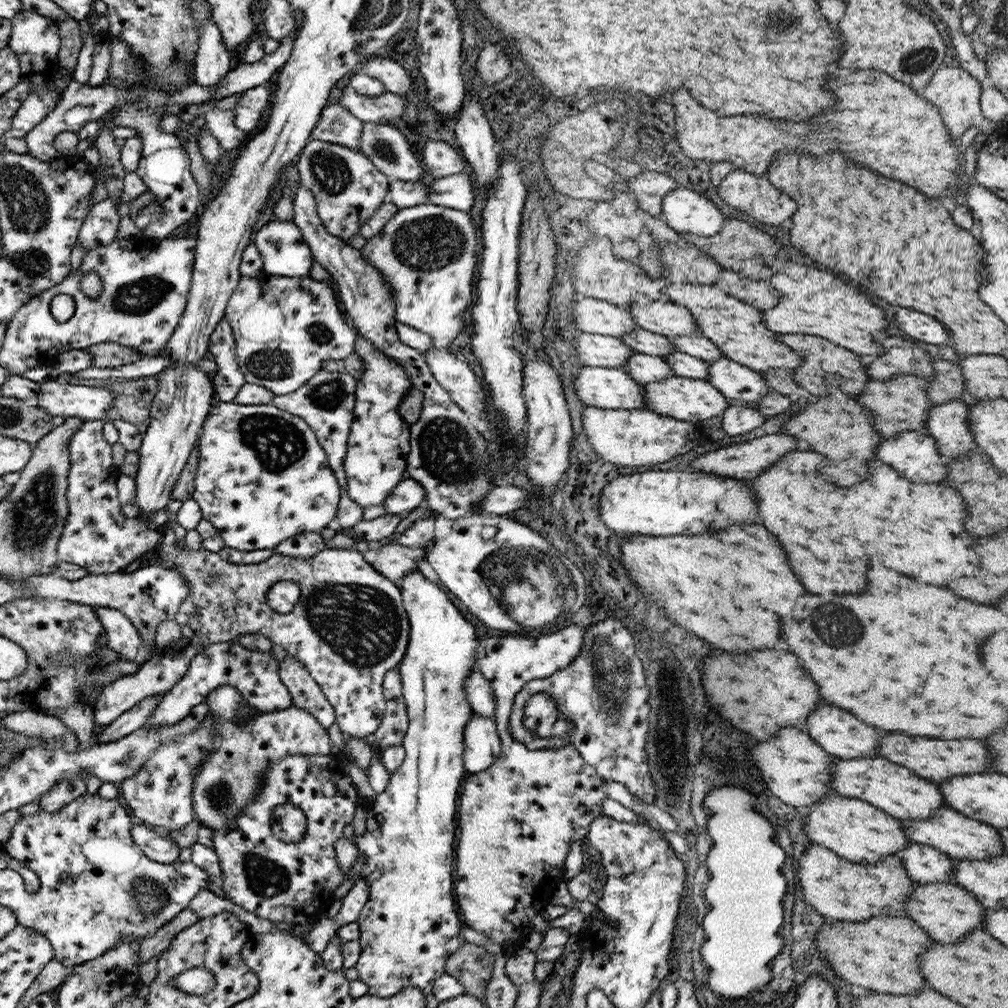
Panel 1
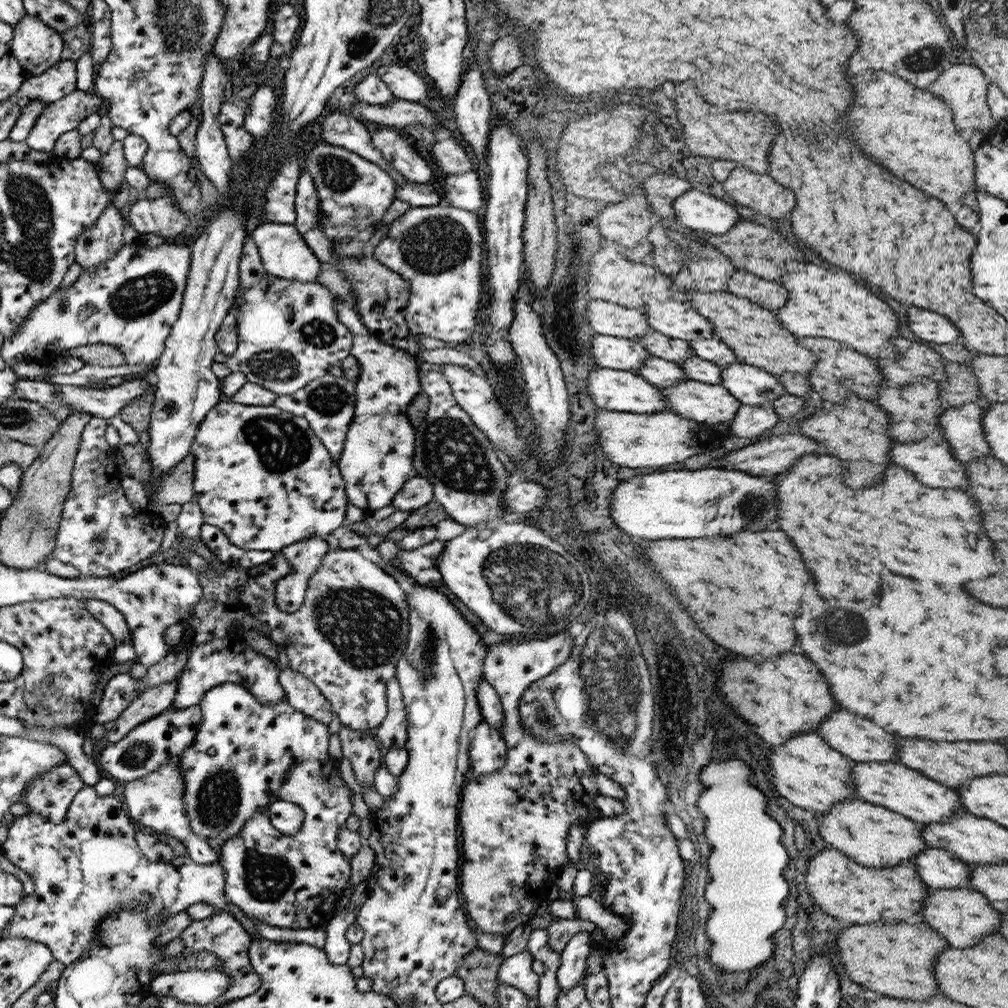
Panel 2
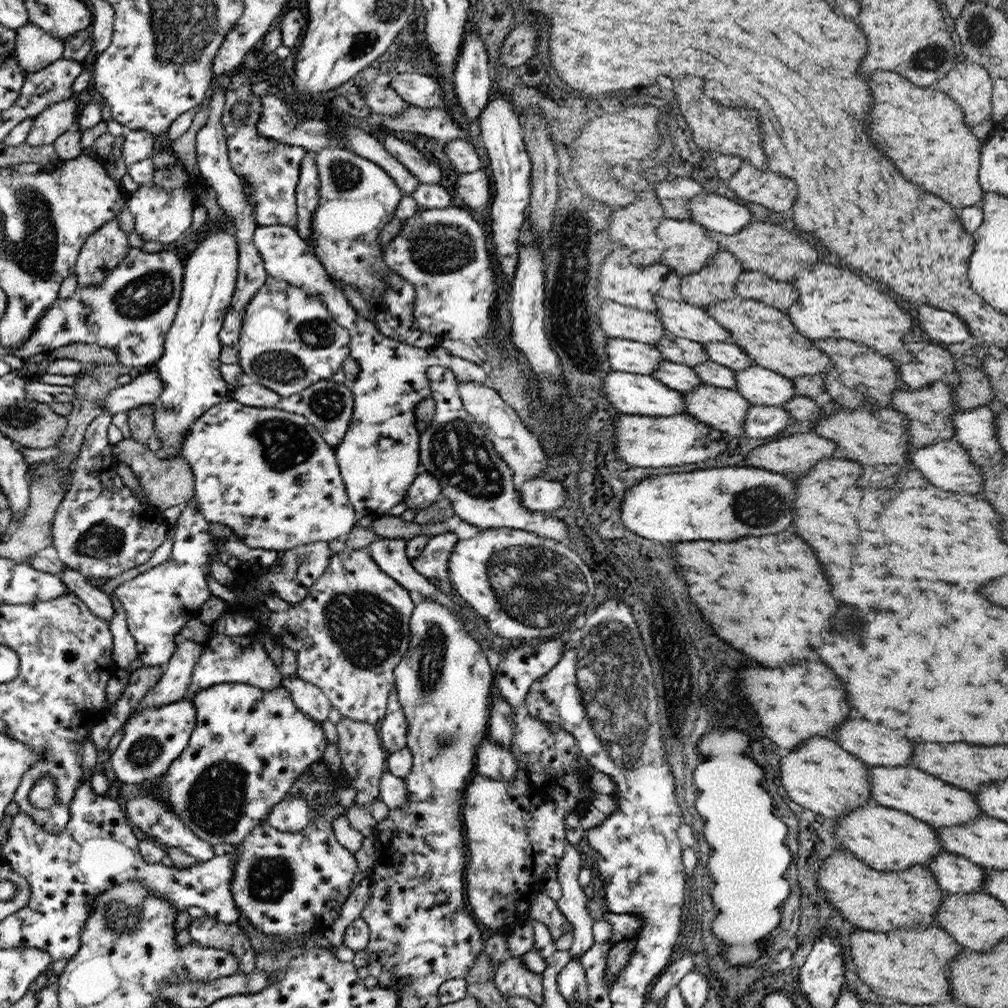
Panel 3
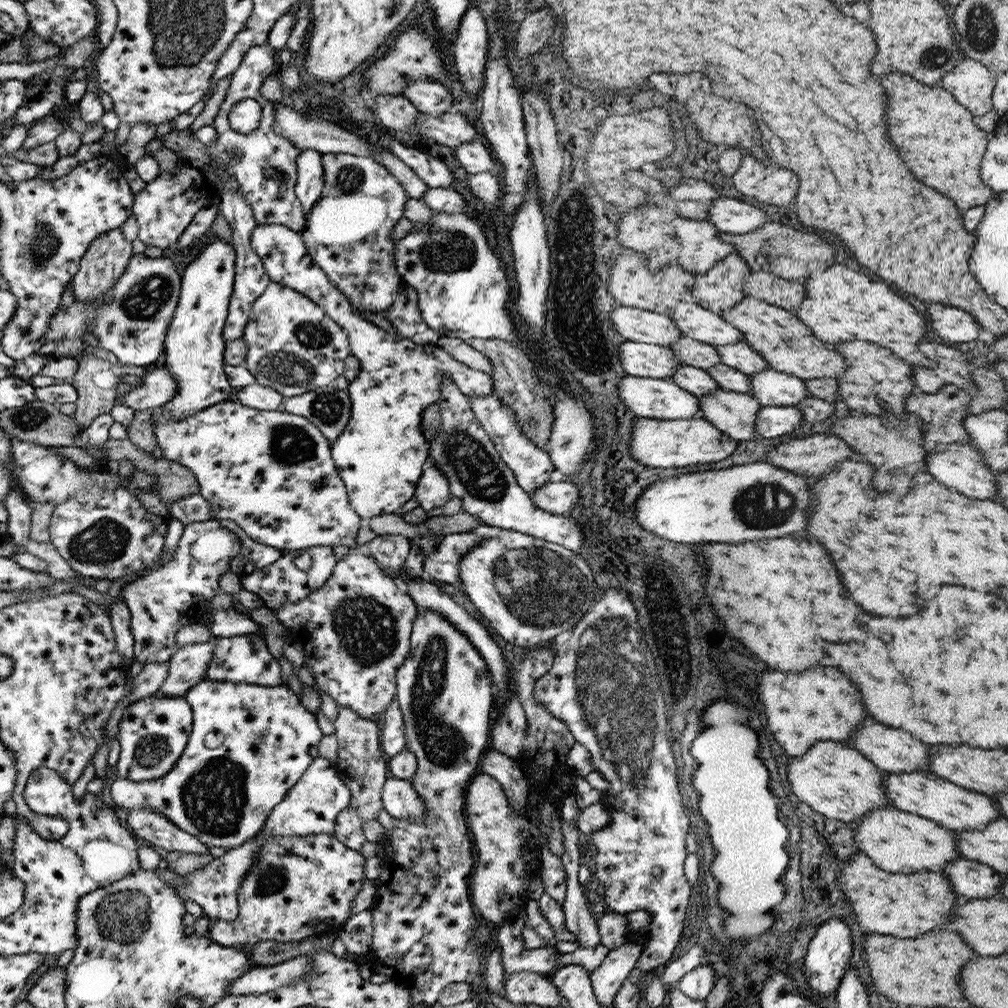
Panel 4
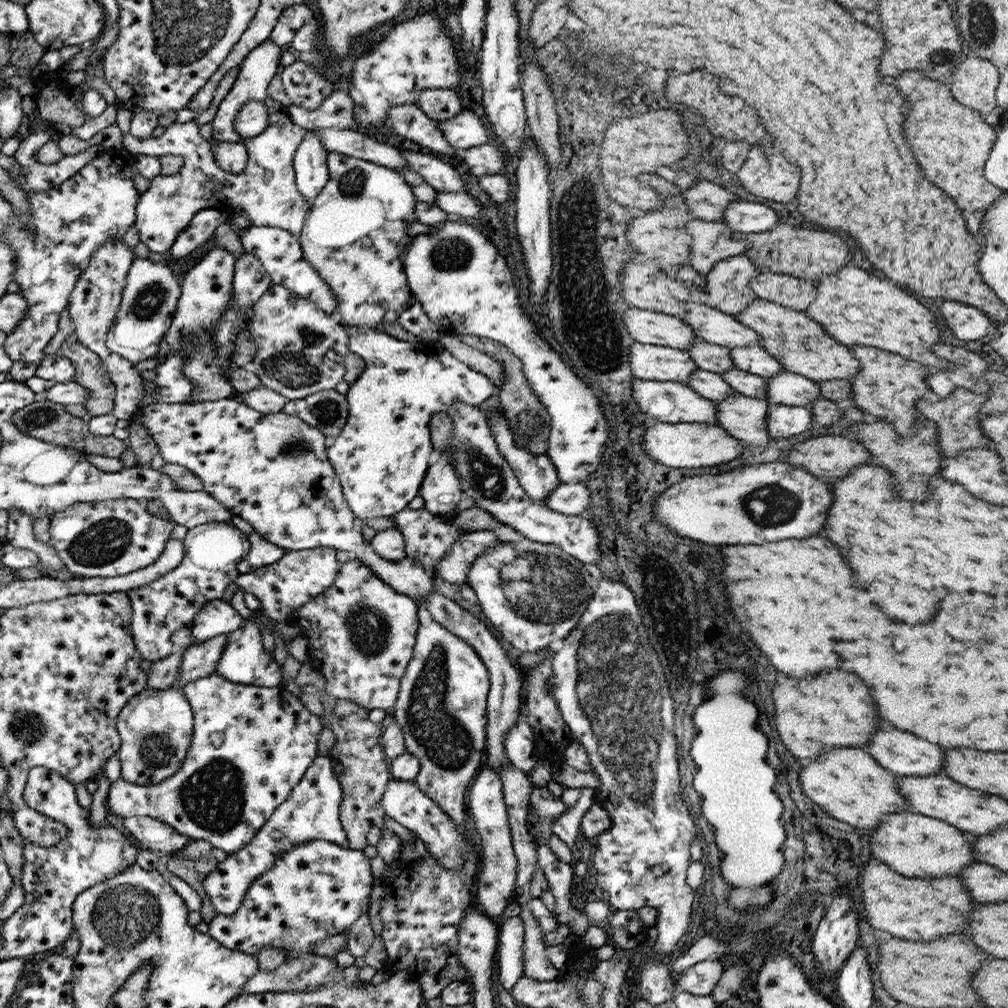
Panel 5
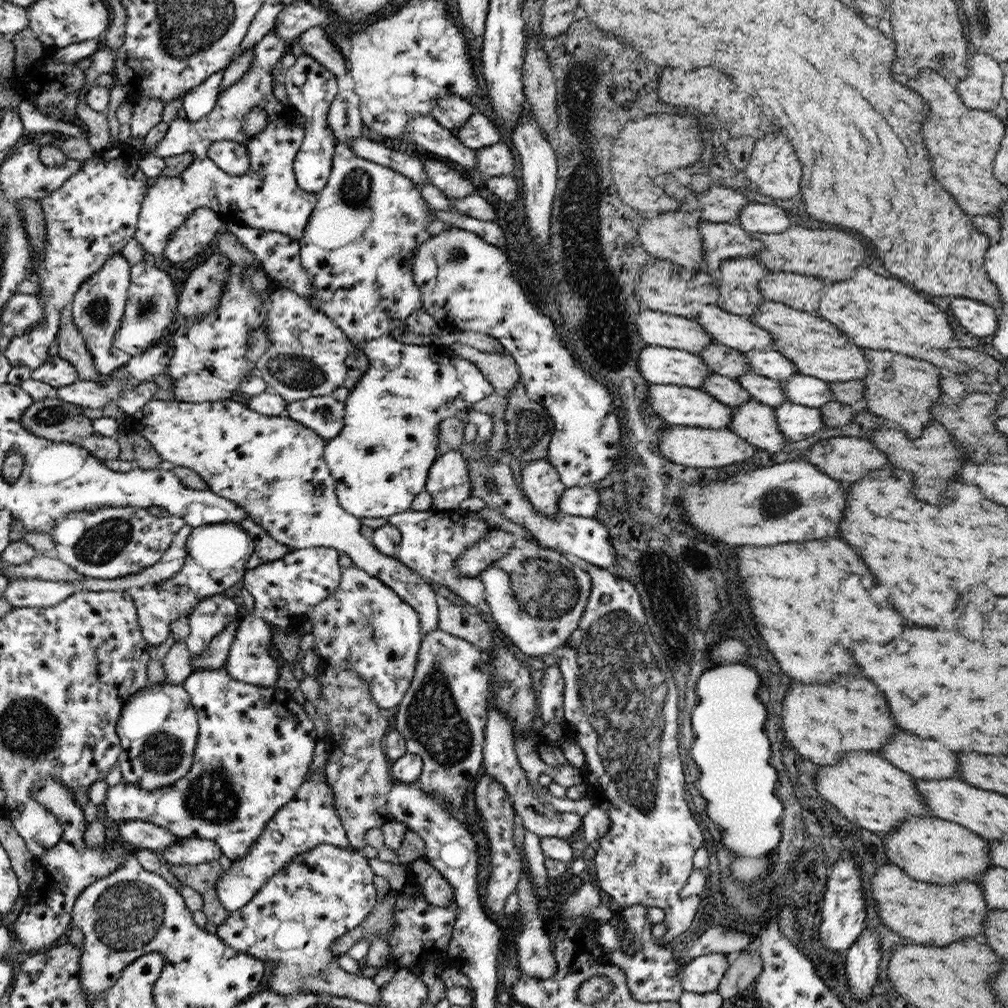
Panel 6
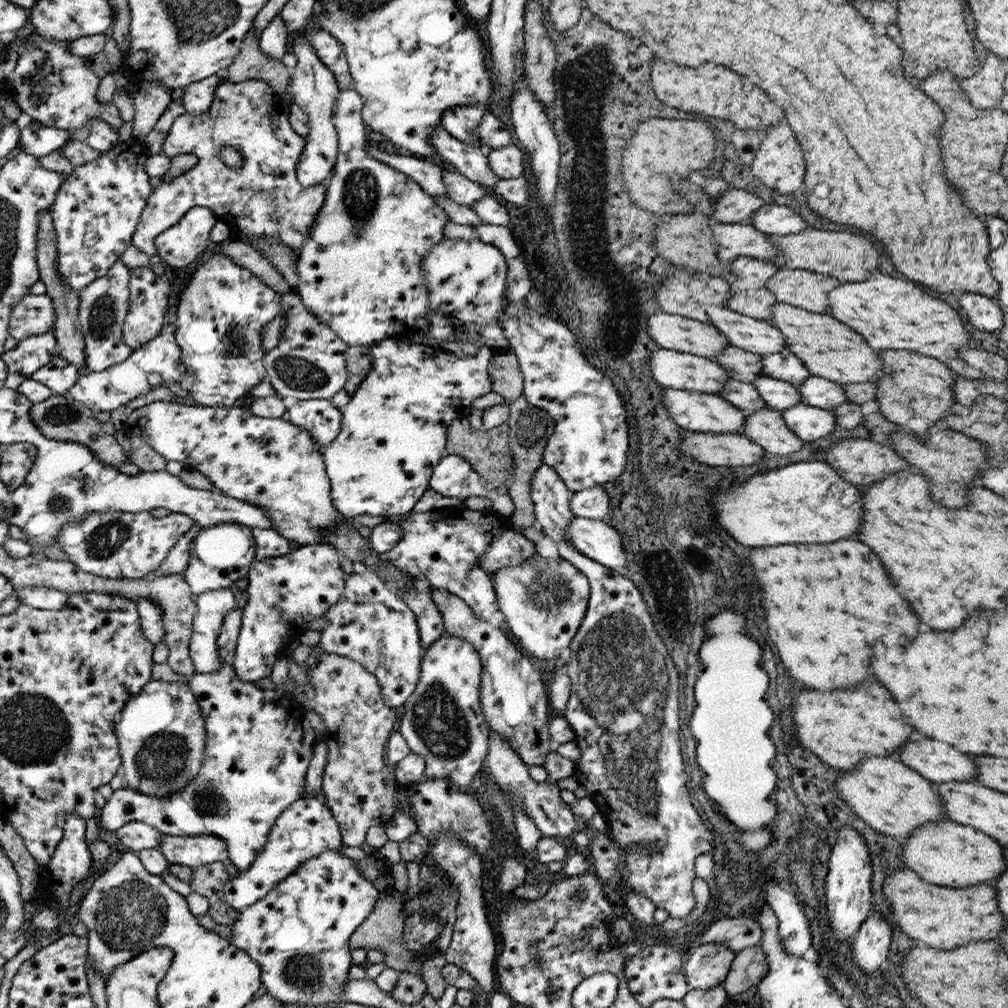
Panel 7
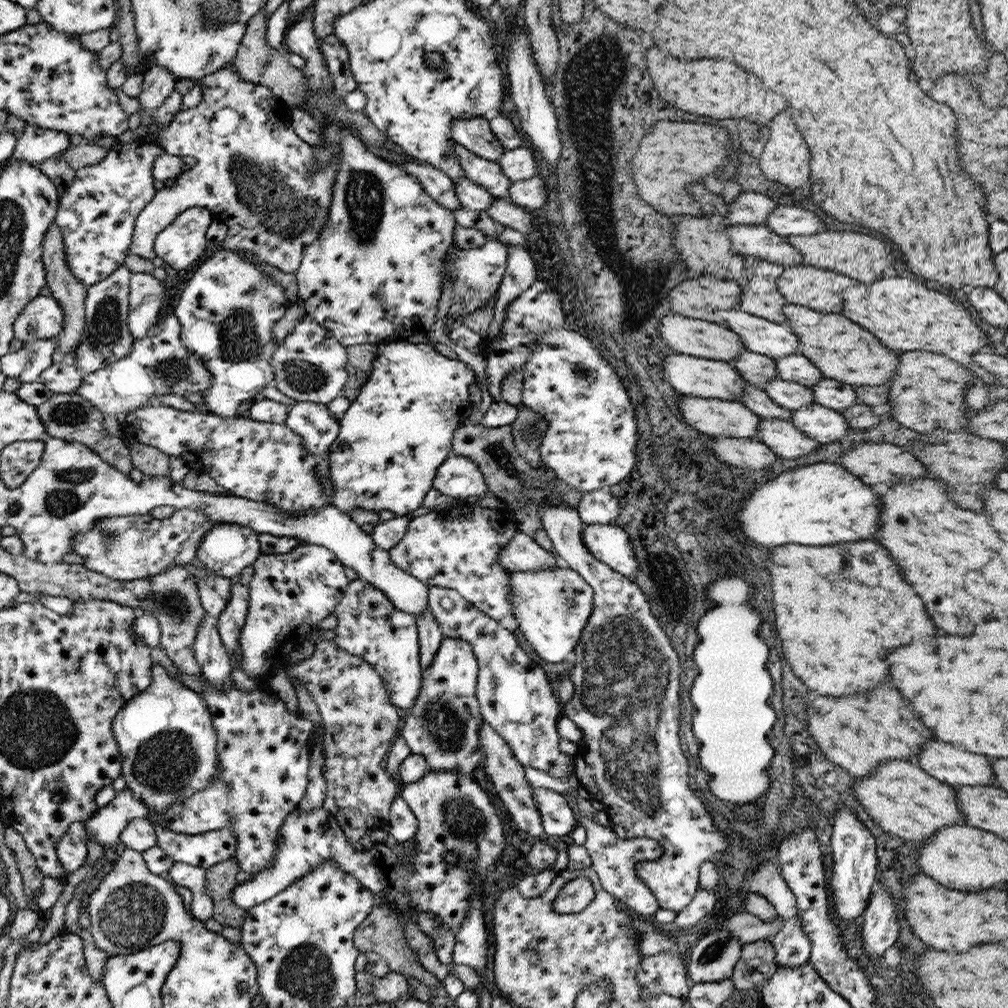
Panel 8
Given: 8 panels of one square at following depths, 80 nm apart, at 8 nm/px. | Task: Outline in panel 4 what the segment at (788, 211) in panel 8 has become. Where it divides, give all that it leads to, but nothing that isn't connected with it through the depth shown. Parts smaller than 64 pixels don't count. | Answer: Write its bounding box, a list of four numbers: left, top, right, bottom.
[705,198,769,235]

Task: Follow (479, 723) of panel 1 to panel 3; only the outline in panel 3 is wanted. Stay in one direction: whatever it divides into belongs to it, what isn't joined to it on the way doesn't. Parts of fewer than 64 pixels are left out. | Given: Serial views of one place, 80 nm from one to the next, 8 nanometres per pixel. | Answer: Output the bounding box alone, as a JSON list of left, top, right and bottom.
[476,731,518,782]

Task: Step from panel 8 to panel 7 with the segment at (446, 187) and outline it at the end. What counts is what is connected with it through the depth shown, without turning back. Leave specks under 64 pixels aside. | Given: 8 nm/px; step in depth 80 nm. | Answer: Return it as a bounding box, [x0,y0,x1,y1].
[367,141,447,197]

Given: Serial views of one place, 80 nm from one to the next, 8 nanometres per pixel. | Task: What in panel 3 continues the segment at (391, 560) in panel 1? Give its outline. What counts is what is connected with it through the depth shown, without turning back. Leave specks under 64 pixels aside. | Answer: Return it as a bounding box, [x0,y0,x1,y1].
[410,532,458,580]

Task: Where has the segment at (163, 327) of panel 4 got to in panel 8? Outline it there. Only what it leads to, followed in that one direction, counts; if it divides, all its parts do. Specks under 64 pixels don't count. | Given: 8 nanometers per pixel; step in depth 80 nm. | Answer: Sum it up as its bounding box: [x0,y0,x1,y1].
[128,274,164,340]

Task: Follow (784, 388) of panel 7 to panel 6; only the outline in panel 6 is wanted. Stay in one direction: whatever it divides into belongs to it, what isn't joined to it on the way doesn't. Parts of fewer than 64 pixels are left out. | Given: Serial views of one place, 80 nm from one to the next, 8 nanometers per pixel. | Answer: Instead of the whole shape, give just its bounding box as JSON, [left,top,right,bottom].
[734,370,787,408]

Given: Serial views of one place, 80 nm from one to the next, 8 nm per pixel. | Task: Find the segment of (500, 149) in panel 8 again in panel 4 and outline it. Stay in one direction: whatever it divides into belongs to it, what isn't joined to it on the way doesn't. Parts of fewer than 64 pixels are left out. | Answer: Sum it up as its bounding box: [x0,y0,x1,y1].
[402,78,454,116]

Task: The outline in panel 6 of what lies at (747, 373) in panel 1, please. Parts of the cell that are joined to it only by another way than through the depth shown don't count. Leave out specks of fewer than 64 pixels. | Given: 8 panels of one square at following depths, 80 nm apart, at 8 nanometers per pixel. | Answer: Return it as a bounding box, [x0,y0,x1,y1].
[782,373,833,408]

